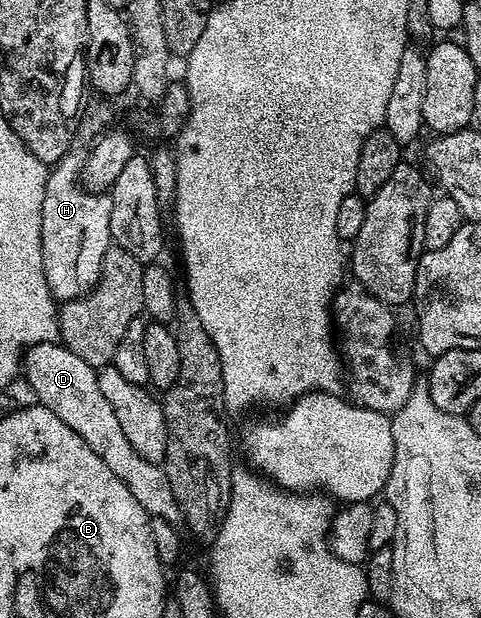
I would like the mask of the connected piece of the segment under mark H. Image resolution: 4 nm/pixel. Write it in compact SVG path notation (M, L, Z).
M73 148L63 154L59 162L47 171L45 196L42 199L42 268L46 284L57 303L73 302L86 296L95 288L100 279L100 269L109 246L113 245L110 232L110 208L112 196L108 192L89 192L80 184L80 169L84 163L85 151Z

